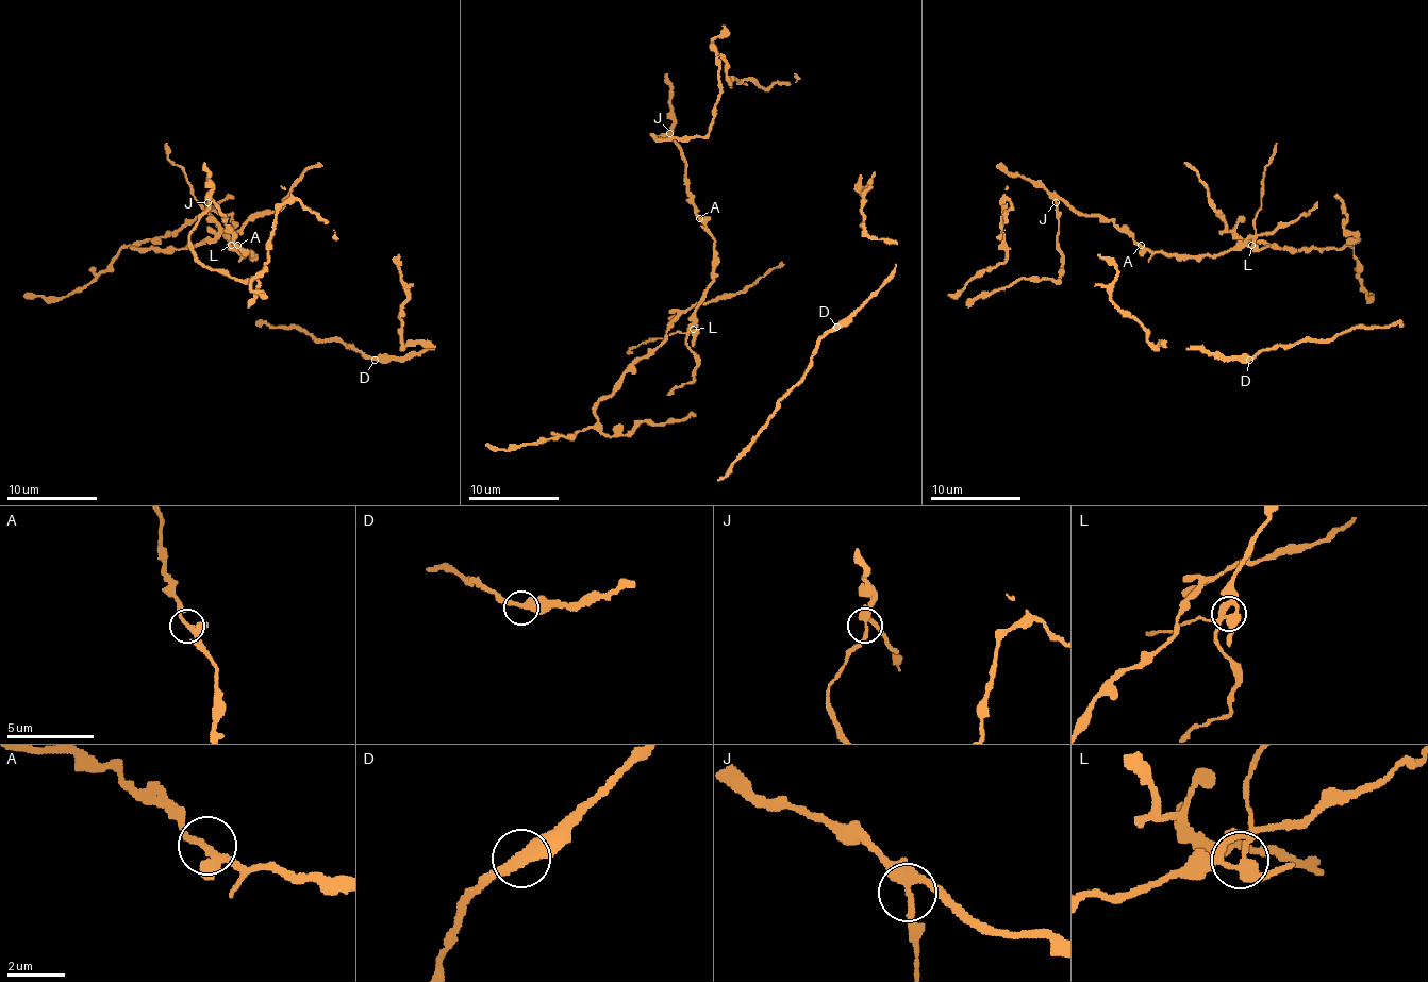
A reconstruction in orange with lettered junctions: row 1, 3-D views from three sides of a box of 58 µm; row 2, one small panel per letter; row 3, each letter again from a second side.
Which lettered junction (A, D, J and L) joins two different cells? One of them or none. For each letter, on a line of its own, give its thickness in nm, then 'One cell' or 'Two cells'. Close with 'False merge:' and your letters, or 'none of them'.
A: Thickness 200 nm. One cell
D: Thickness 380 nm. One cell
J: Thickness 320 nm. One cell
L: Thickness 320 nm. Two cells
False merge: L

